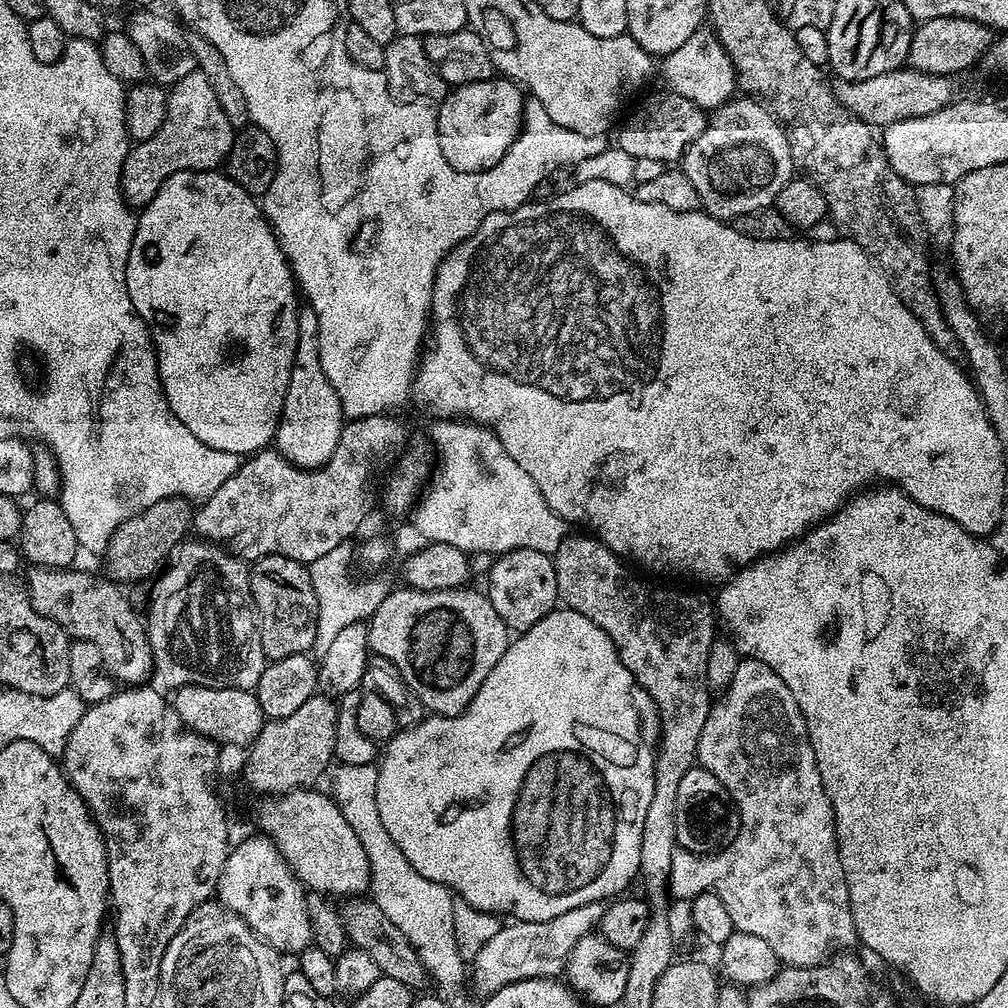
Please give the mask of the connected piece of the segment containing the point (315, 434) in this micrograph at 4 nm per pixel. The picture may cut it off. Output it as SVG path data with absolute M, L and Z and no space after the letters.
M301 307L298 311L298 346L294 350L280 425L276 427L275 451L299 468L320 468L334 454L345 423L342 402L334 386L330 386L326 370L322 370L322 354L318 354L318 314L310 307Z

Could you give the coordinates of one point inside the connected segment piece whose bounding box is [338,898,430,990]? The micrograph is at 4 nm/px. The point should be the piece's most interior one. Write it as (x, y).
(367, 928)

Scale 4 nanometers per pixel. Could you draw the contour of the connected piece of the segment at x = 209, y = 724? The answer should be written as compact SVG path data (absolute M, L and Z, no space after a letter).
M186 686L175 689L174 707L178 718L191 732L216 741L217 745L251 745L256 735L264 729L266 717L258 702L255 691L246 688L207 688L206 686Z

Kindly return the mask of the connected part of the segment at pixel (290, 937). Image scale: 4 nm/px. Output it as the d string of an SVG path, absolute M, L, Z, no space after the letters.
M263 834L255 835L229 851L215 895L235 916L246 920L268 947L280 954L299 954L312 944L312 927L304 901L306 889L275 844Z

